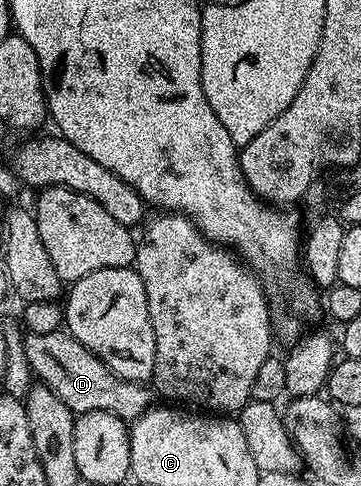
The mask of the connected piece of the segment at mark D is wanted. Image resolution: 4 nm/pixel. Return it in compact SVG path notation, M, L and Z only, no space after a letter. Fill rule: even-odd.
M65 330L25 336L30 370L41 386L52 389L75 416L89 411L108 411L127 421L138 419L152 406L151 388L145 382L121 379L100 357L96 357L76 337Z

